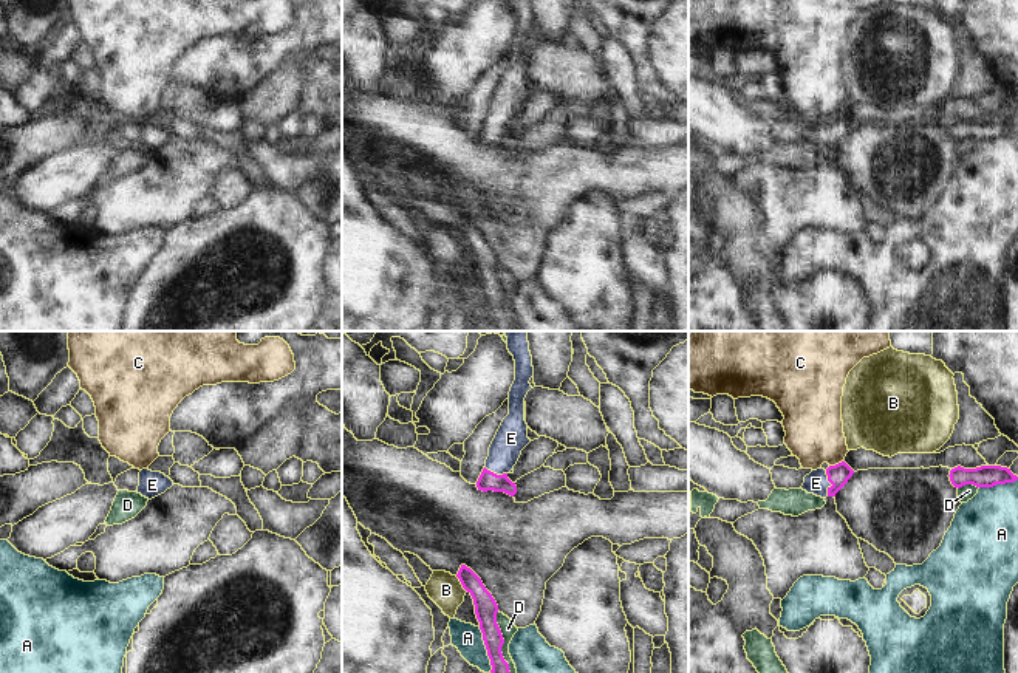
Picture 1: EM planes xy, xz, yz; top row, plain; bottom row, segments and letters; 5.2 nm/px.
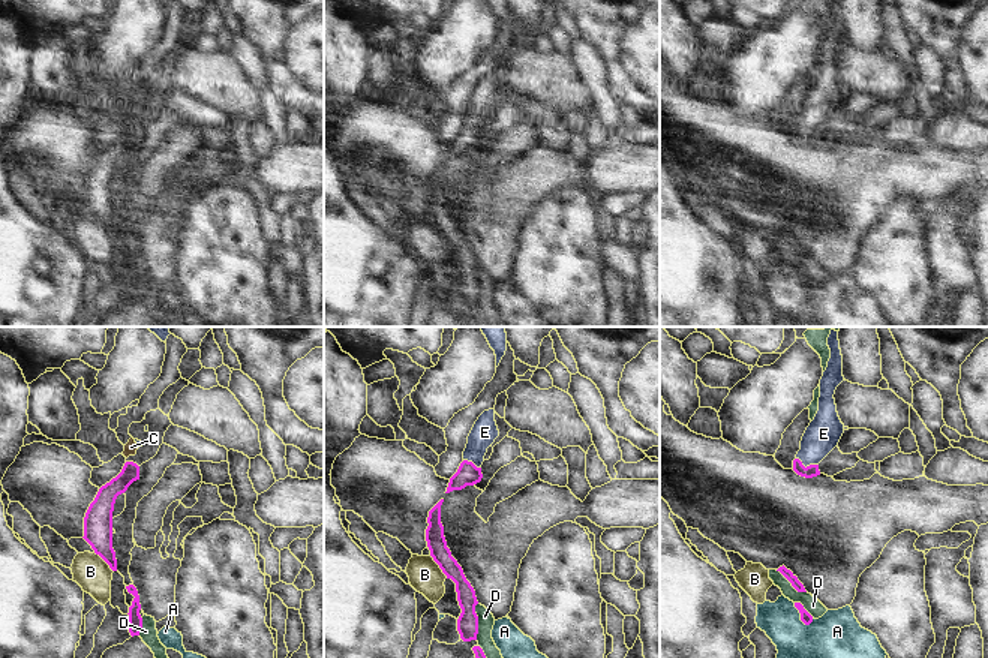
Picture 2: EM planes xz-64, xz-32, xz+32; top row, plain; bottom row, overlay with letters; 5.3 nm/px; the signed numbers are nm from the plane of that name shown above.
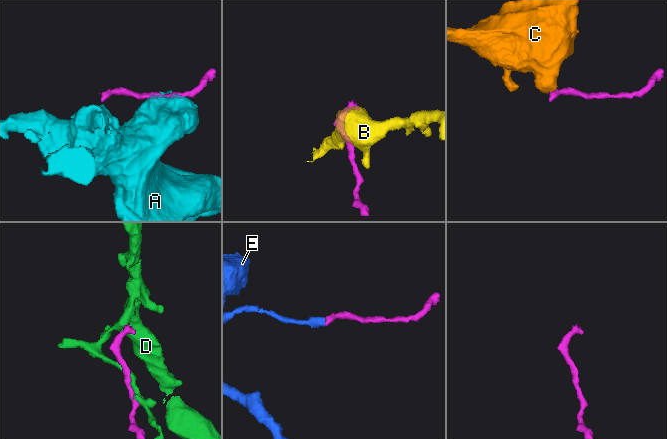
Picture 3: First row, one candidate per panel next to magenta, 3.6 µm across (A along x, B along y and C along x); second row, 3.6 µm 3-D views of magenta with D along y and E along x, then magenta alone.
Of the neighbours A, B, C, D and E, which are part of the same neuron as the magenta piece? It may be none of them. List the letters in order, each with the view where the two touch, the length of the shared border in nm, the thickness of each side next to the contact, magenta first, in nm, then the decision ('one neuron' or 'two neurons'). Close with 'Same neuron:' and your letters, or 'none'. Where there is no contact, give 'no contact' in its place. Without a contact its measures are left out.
A: xz | 240 nm | 120/150 nm | two neurons
B: xz | 110 nm | 120/170 nm | two neurons
C: yz | 80 nm | 110/300 nm | two neurons
D: xz | 360 nm | 120/80 nm | two neurons
E: yz | 140 nm | 110/120 nm | one neuron
Same neuron: E

